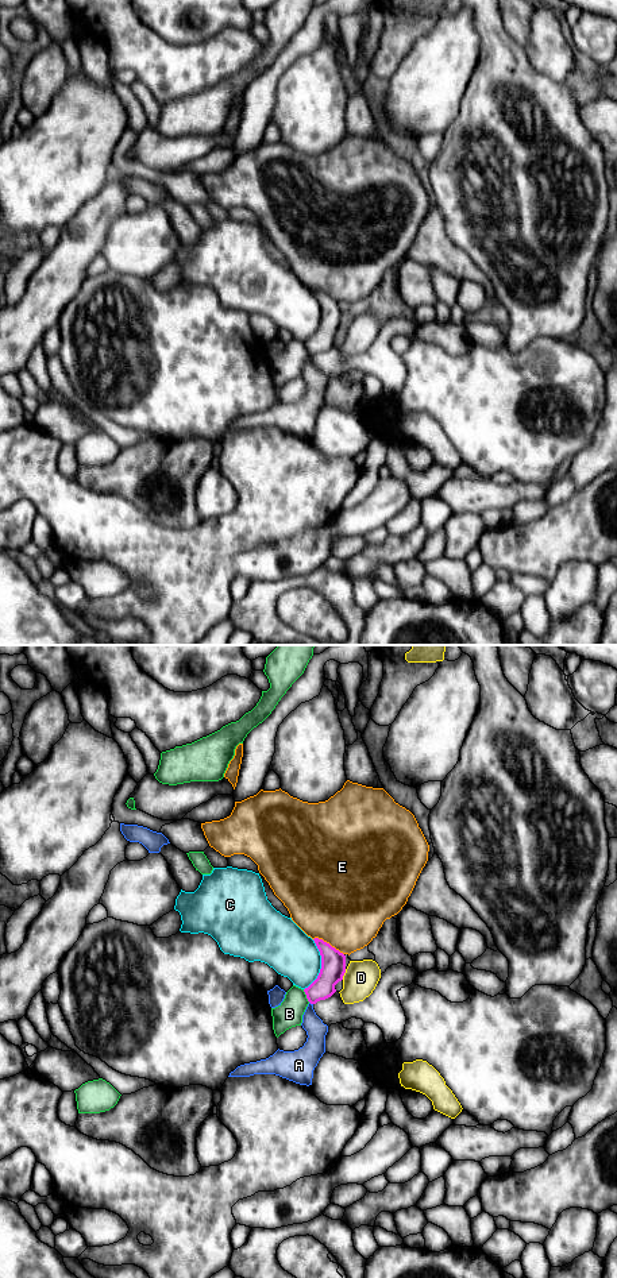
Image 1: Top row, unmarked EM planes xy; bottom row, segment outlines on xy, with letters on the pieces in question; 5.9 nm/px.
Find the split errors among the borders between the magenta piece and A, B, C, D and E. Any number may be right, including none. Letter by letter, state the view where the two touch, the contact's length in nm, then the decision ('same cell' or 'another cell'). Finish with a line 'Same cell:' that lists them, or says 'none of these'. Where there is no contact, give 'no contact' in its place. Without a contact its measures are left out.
A: meets magenta in xy; contact 30 nm long; another cell
B: meets magenta in xy; contact 90 nm long; another cell
C: meets magenta in xy; contact 300 nm long; another cell
D: meets magenta in xy; contact 70 nm long; another cell
E: meets magenta in xy; contact 200 nm long; another cell
Same cell: none of these

